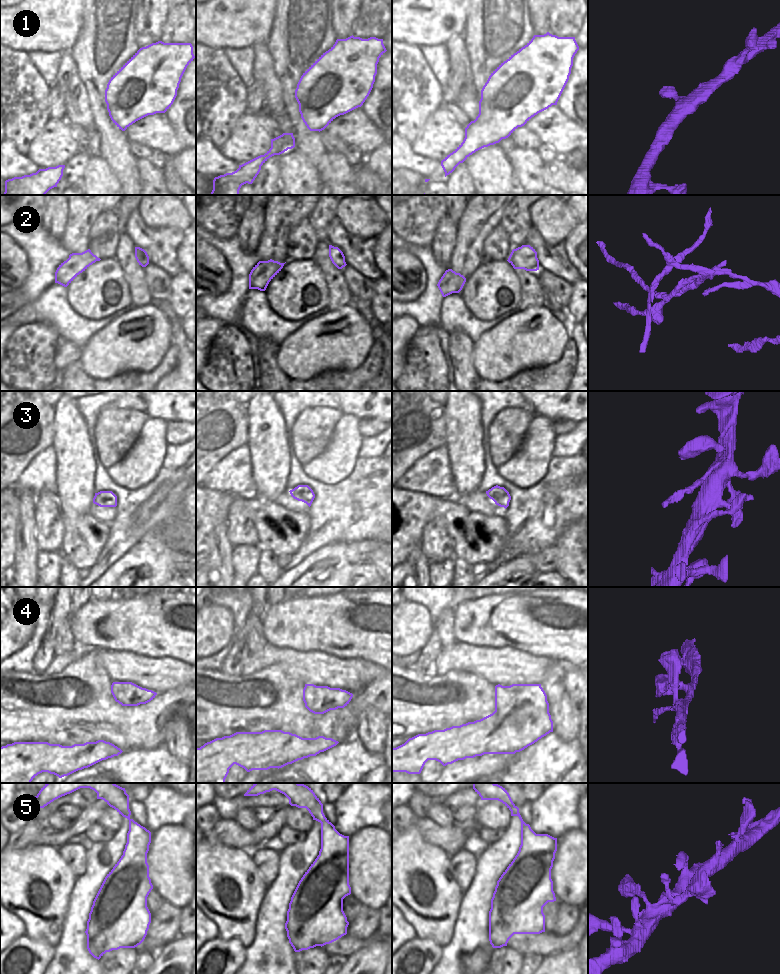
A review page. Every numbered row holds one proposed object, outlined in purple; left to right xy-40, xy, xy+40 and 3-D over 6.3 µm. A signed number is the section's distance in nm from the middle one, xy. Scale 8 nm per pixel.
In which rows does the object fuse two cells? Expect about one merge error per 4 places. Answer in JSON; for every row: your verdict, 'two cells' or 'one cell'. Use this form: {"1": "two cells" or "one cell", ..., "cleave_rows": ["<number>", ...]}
{"1": "one cell", "2": "two cells", "3": "one cell", "4": "one cell", "5": "one cell", "cleave_rows": ["2"]}

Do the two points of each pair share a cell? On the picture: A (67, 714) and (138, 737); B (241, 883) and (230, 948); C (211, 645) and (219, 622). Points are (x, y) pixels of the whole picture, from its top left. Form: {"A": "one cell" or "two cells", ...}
{"A": "one cell", "B": "two cells", "C": "one cell"}

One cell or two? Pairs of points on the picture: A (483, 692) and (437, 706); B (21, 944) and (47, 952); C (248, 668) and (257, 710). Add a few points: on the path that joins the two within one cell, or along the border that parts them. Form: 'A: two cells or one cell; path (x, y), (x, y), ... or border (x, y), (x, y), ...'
A: one cell; path (472, 697), (463, 697), (458, 702), (448, 702)
B: one cell; path (27, 946), (33, 952), (41, 952)
C: two cells; border (271, 665), (241, 676)

